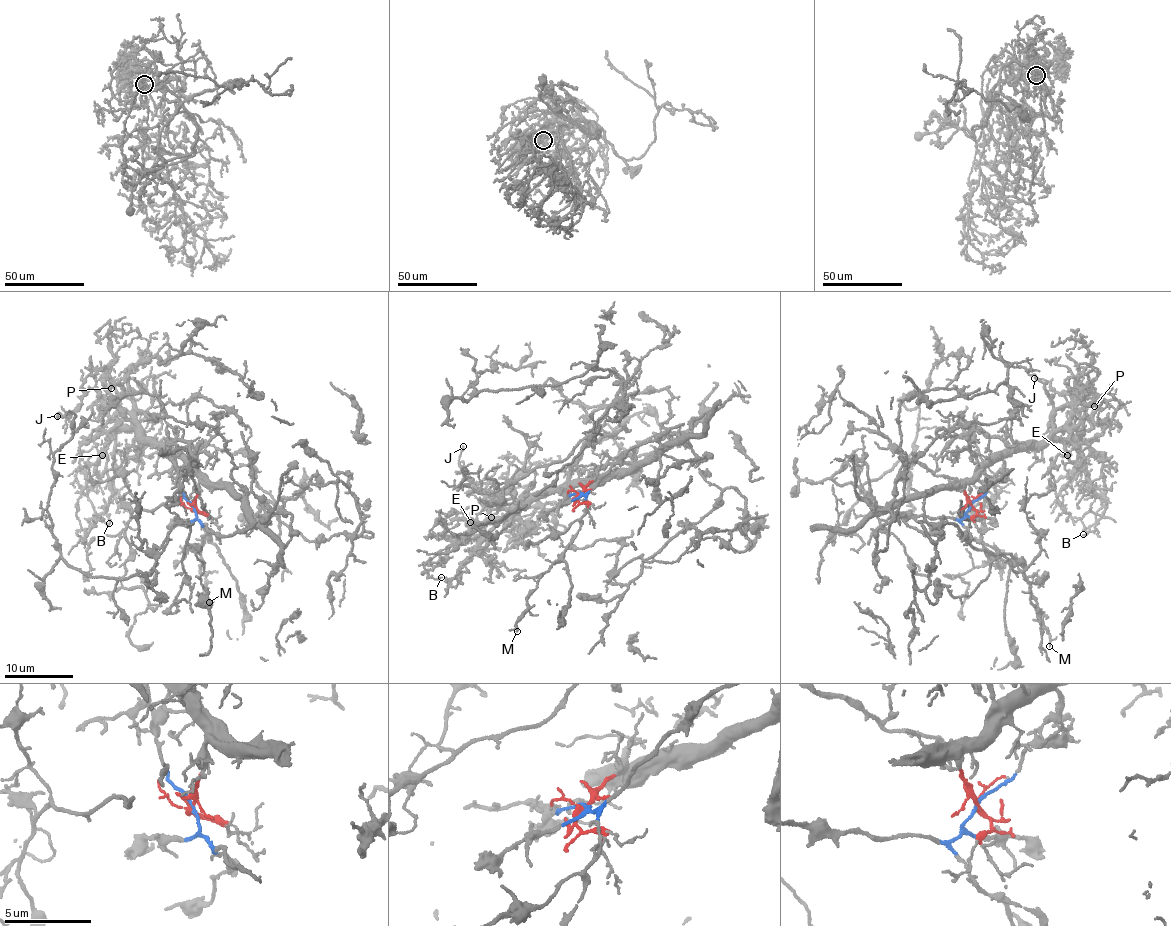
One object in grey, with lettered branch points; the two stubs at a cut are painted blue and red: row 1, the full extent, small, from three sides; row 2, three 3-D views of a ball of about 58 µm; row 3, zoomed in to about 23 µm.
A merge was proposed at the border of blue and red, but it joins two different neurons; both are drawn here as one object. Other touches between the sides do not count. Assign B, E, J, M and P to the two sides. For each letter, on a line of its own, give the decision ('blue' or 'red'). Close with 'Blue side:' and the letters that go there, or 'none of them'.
B: red
E: red
J: red
M: blue
P: red
Blue side: M

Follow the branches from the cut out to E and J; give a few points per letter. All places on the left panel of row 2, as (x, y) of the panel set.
E: (194, 508), (198, 483), (186, 460), (167, 453), (135, 429), (119, 428), (113, 434), (102, 456)
J: (194, 508), (198, 479), (189, 463), (150, 445), (97, 391), (90, 389), (57, 417)

